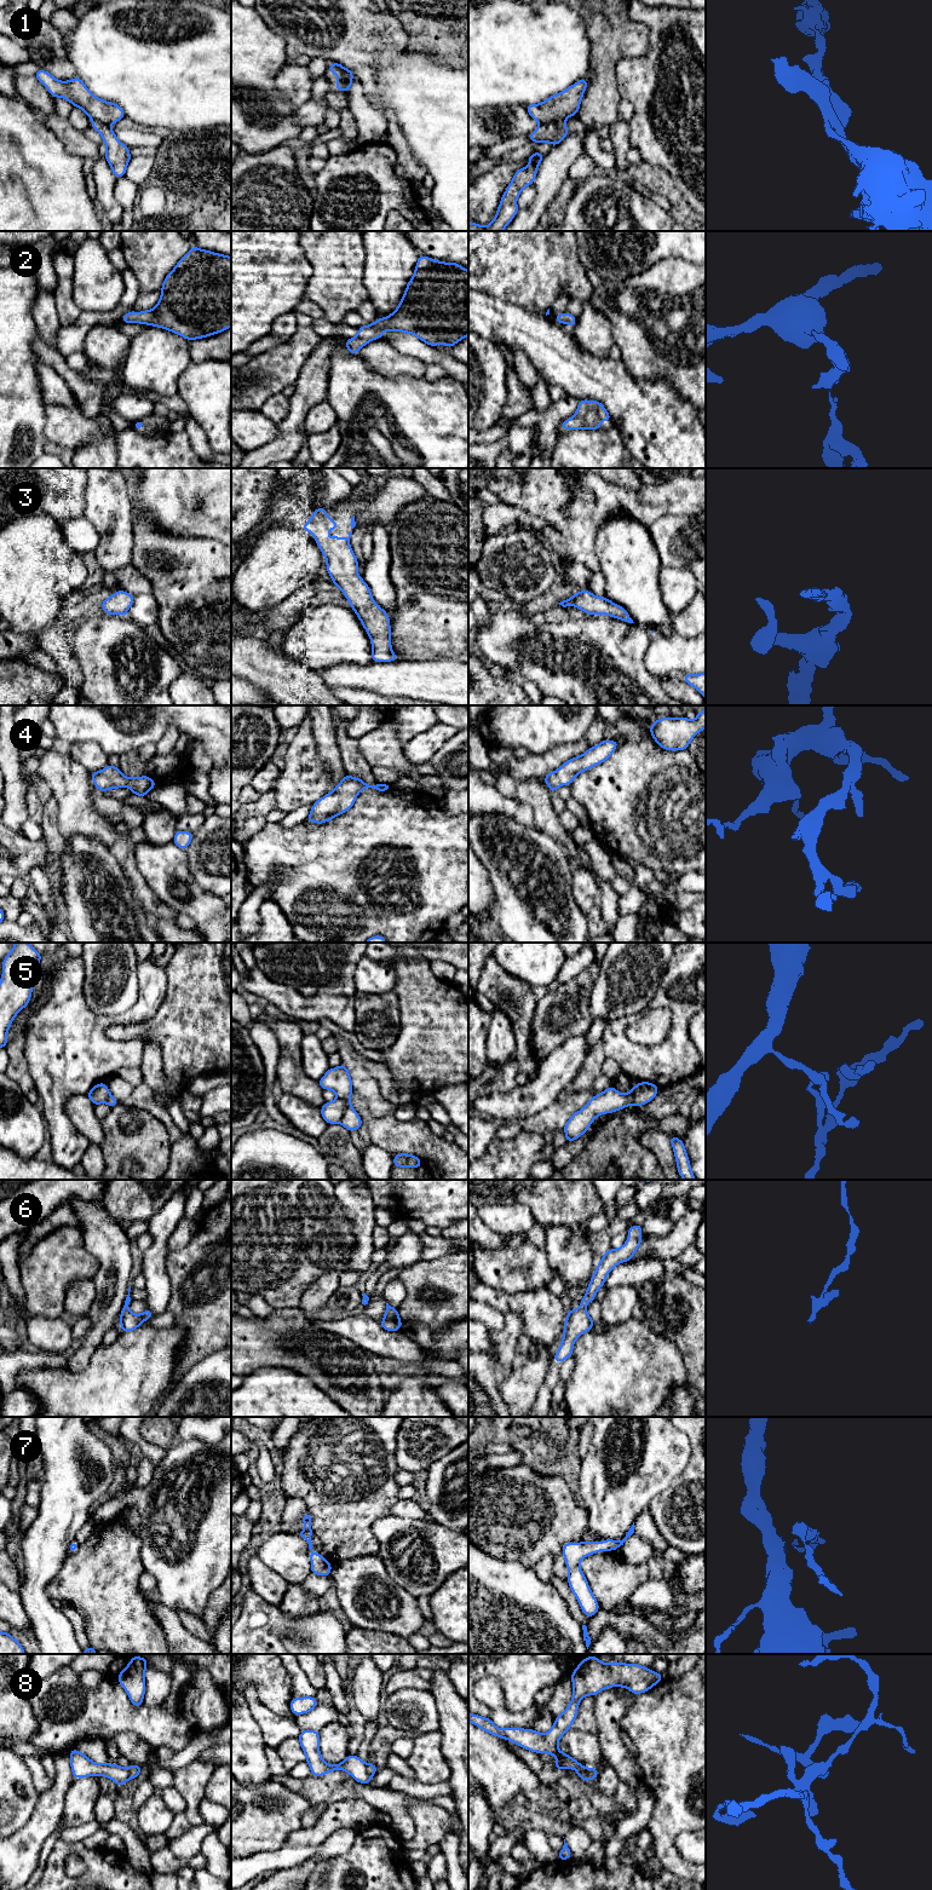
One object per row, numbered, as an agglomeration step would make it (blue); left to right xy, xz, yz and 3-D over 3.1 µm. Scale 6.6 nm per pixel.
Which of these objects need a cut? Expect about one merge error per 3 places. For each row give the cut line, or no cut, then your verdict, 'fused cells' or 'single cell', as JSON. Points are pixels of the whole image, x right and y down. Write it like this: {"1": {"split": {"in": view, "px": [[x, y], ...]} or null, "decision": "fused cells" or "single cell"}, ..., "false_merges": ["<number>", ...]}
{"1": {"split": {"in": "xz", "px": [[331, 63], [337, 63], [340, 67], [344, 90]]}, "decision": "fused cells"}, "2": {"split": null, "decision": "single cell"}, "3": {"split": null, "decision": "single cell"}, "4": {"split": null, "decision": "single cell"}, "5": {"split": {"in": "xz", "px": [[338, 1098], [345, 1102], [345, 1111], [339, 1122]]}, "decision": "fused cells"}, "6": {"split": null, "decision": "single cell"}, "7": {"split": null, "decision": "single cell"}, "8": {"split": {"in": "yz", "px": [[587, 1768], [585, 1780]]}, "decision": "fused cells"}, "false_merges": ["1", "5", "8"]}

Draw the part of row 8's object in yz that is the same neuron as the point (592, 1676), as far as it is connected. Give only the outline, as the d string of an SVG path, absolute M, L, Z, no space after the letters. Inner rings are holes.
M597 1656L583 1659L571 1673L573 1700L565 1711L557 1716L548 1733L541 1734L533 1729L497 1728L490 1718L468 1713L468 1722L484 1731L500 1739L507 1739L513 1744L535 1753L550 1753L557 1758L556 1769L575 1769L576 1774L586 1782L586 1767L558 1748L559 1739L571 1728L577 1716L580 1701L586 1695L594 1696L610 1687L623 1687L633 1694L648 1692L665 1676L638 1664L612 1661L604 1664Z

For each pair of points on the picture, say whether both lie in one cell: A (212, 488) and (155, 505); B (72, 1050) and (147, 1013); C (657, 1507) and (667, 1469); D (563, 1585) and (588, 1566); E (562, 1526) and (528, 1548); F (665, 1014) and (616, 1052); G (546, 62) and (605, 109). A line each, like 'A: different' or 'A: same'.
A: same
B: same
C: different
D: different
E: same
F: different
G: different

